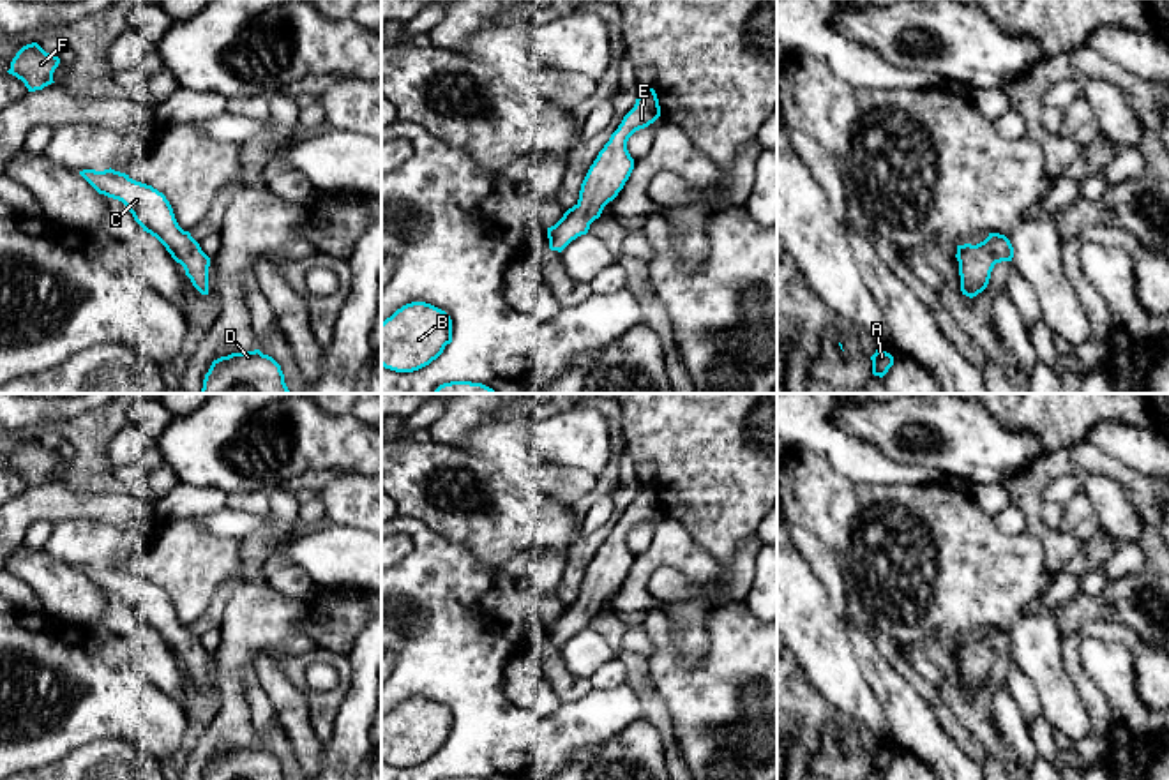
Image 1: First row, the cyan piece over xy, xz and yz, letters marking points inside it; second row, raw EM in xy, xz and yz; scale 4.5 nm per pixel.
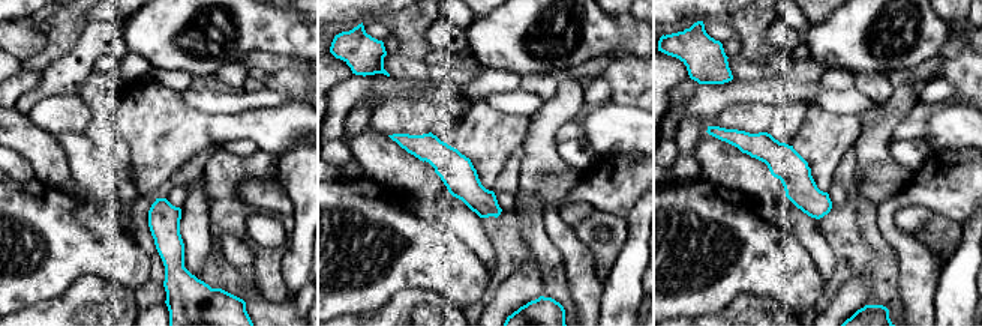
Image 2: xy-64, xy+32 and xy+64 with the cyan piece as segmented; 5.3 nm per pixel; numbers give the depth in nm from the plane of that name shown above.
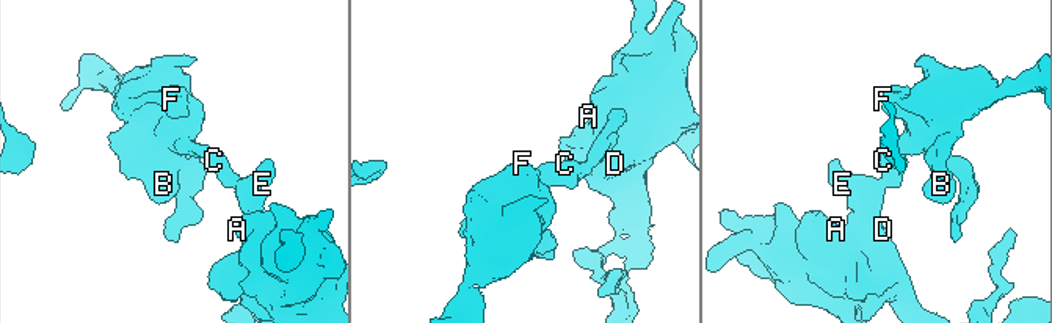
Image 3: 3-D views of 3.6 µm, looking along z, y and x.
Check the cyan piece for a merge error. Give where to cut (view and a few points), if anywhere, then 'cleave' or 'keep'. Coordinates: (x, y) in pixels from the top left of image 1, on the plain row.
cut none; keep

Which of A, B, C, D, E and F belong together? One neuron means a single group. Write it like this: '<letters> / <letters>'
A B C D E F

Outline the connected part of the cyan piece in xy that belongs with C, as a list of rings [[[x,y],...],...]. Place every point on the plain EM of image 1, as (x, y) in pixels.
[[[111,563],[104,566],[83,565],[79,570],[99,589],[122,596],[143,626],[155,632],[171,653],[184,662],[192,681],[201,690],[208,690],[210,653],[191,628],[178,621],[173,604],[162,588]]]

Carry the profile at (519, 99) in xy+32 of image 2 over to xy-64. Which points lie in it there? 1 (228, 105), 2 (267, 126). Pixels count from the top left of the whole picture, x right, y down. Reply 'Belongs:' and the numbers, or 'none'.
Belongs: 1

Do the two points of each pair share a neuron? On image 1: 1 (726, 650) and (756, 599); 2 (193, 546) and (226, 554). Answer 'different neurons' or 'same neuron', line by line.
1: different neurons
2: same neuron

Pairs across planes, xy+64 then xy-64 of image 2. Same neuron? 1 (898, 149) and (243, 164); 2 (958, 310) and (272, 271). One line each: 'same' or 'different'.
1: different
2: different

